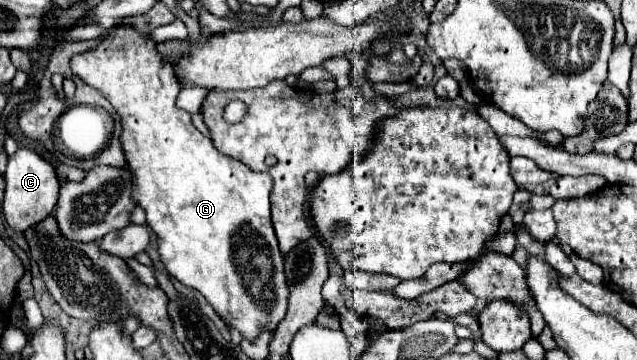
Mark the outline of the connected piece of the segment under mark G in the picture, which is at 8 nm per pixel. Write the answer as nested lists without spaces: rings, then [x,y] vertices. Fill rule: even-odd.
[[[117,28],[113,34],[105,36],[105,40],[91,52],[85,52],[85,54],[77,54],[73,56],[71,60],[71,70],[83,80],[87,82],[89,86],[97,88],[111,104],[113,108],[119,112],[121,116],[121,122],[123,122],[123,134],[121,134],[121,144],[123,144],[123,150],[125,150],[125,156],[127,156],[127,166],[131,166],[131,172],[133,172],[133,180],[135,180],[135,202],[145,208],[147,212],[147,224],[151,226],[151,230],[155,230],[157,234],[157,240],[159,240],[159,254],[161,254],[161,262],[165,264],[167,272],[177,278],[181,284],[187,284],[191,288],[197,288],[205,298],[207,302],[215,308],[215,312],[219,316],[223,316],[225,320],[229,320],[245,338],[249,340],[255,340],[257,334],[259,334],[259,326],[261,324],[269,324],[271,328],[277,328],[277,324],[283,320],[285,316],[285,310],[287,310],[287,296],[289,296],[289,290],[287,290],[287,284],[285,284],[285,274],[283,274],[283,254],[277,246],[277,238],[275,238],[275,232],[273,232],[273,226],[271,226],[271,204],[269,204],[269,194],[271,194],[271,176],[269,174],[261,174],[261,172],[253,172],[253,170],[247,170],[245,164],[233,160],[233,158],[227,158],[225,154],[219,154],[219,150],[215,150],[215,146],[211,144],[211,140],[207,136],[203,136],[191,122],[191,116],[177,108],[175,106],[175,100],[177,100],[177,94],[181,90],[181,82],[179,78],[175,76],[173,72],[173,66],[169,62],[163,62],[163,58],[159,56],[159,52],[155,50],[155,42],[149,40],[145,34],[139,34],[131,28]]]

